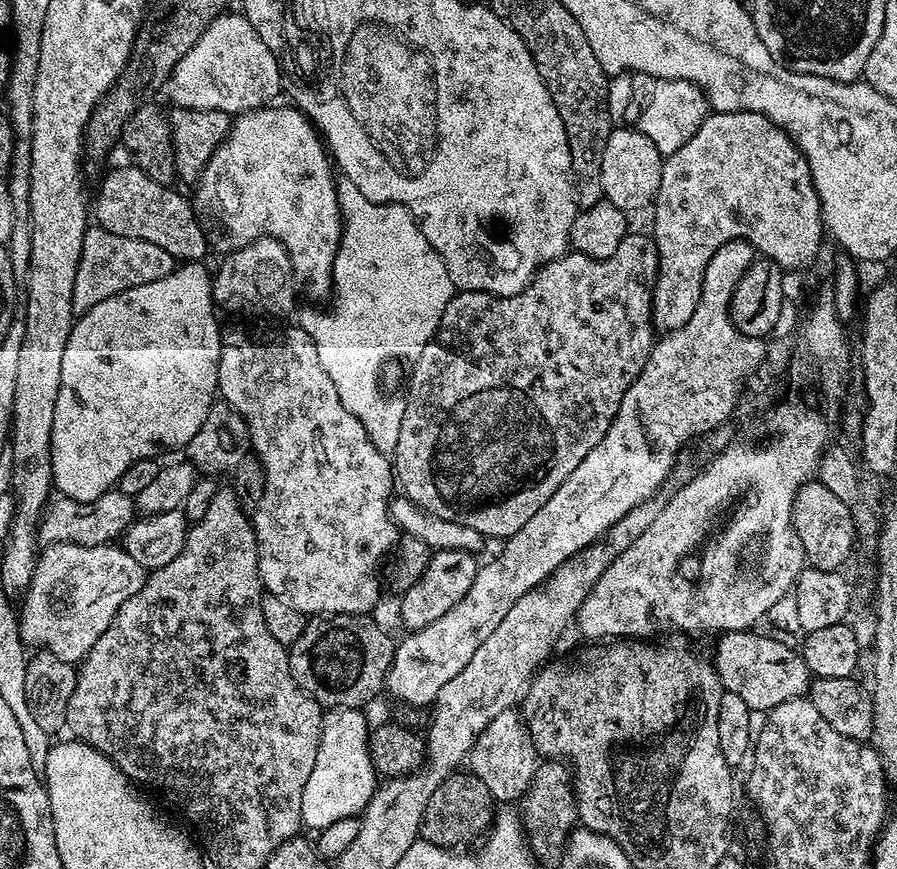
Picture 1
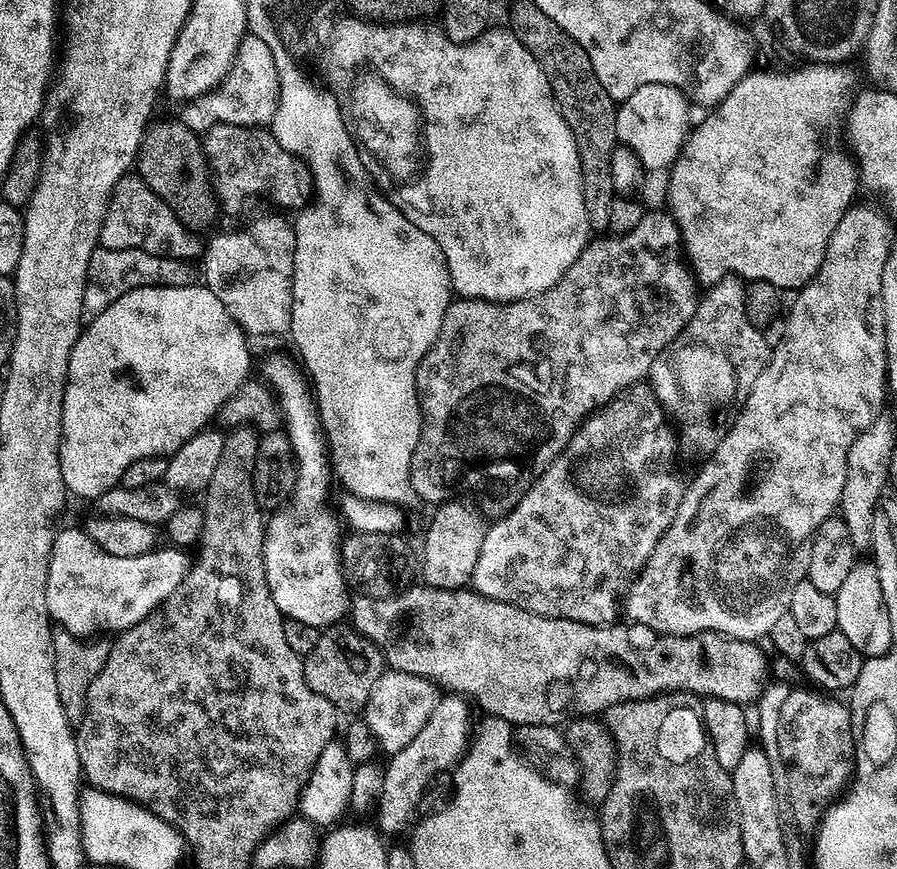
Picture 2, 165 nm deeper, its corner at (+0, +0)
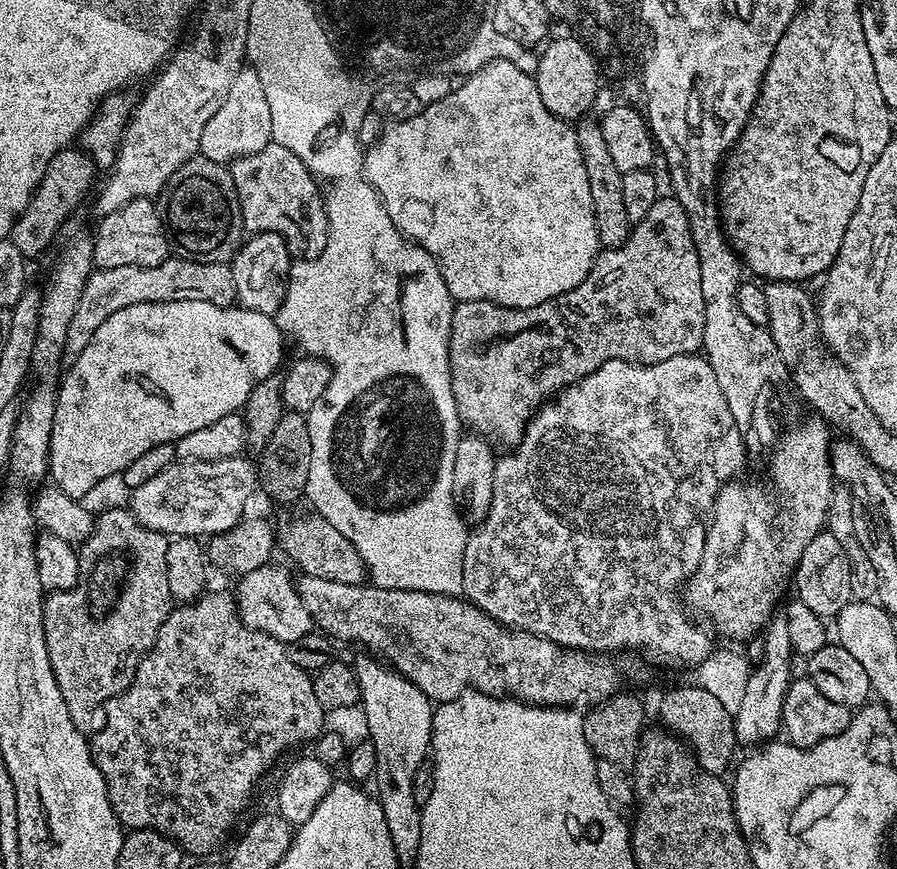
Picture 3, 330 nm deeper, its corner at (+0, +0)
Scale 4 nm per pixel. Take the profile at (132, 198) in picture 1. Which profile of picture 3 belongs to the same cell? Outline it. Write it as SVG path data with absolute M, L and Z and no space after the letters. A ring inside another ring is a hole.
M151 199L126 202L114 214L100 216L96 232L92 236L92 262L96 268L109 268L110 266L158 266L170 256L168 234L165 231L164 218L159 207Z

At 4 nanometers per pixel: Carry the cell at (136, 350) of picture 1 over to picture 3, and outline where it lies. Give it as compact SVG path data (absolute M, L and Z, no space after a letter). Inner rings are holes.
M182 301L182 302L138 302L134 306L126 306L126 310L118 310L118 314L110 314L110 318L106 318L106 322L102 322L102 326L98 326L98 330L94 330L94 338L90 338L86 350L75 353L72 365L67 365L66 371L63 373L62 379L58 385L56 394L56 413L54 414L54 426L52 427L52 437L50 438L50 450L48 451L48 471L50 480L55 487L68 496L73 496L75 500L83 501L84 496L88 496L103 480L108 480L111 476L119 477L126 470L126 466L130 466L130 462L134 462L141 454L146 454L146 450L150 450L150 446L158 446L159 444L175 444L177 440L181 440L186 434L191 434L193 430L202 430L202 426L210 426L210 422L218 422L218 418L226 418L233 414L239 413L244 407L246 398L250 398L250 390L254 390L254 386L258 386L258 382L262 382L267 376L277 375L276 367L280 364L280 359L284 356L284 340L285 333L280 331L279 324L271 315L266 313L256 313L254 310L241 306L214 306L210 302L198 301ZM156 352L166 352L168 358L168 366L158 366L156 368ZM122 358L152 358L152 366L140 368L138 374L126 374L122 372ZM142 386L150 386L150 390L154 390L154 394L146 394L146 390L142 392Z

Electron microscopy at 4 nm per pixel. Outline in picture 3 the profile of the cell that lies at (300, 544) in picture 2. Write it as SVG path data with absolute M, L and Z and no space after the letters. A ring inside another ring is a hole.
M275 563L263 564L261 568L255 568L243 573L239 577L240 589L235 589L234 595L240 613L240 619L249 628L257 628L259 632L265 632L287 646L302 638L307 632L313 631L314 625L310 610L302 602L302 598L296 589L296 580L288 577L284 568L275 568Z

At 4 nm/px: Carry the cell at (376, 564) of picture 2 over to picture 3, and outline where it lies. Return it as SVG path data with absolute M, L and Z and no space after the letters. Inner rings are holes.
M315 514L296 516L284 529L279 529L278 544L284 552L297 564L303 575L314 578L326 578L326 582L342 582L343 584L363 584L366 580L366 569L362 554L354 550L354 542L346 538L326 518Z

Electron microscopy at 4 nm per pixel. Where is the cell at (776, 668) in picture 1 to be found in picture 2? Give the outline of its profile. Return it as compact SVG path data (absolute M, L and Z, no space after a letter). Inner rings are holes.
M409 586L396 596L386 598L374 598L363 594L356 594L350 600L350 621L351 627L365 640L369 640L377 650L384 655L385 665L391 671L402 674L416 675L418 678L426 679L435 685L437 689L445 693L459 696L465 701L477 704L481 708L481 713L496 716L506 723L519 726L524 730L530 730L534 726L557 726L567 725L569 720L579 720L581 716L595 717L597 714L607 713L608 709L618 706L622 702L631 700L648 700L652 696L663 696L666 692L690 692L697 698L722 698L735 704L745 706L756 702L766 681L769 679L769 657L764 656L759 643L751 640L732 640L729 636L721 636L719 632L696 632L693 636L662 636L657 635L656 640L649 642L645 648L639 648L632 641L632 636L623 628L620 622L609 624L583 624L573 620L552 620L542 614L534 614L530 610L522 610L513 604L498 602L494 598L486 598L481 592L463 588L430 588L427 586Z

